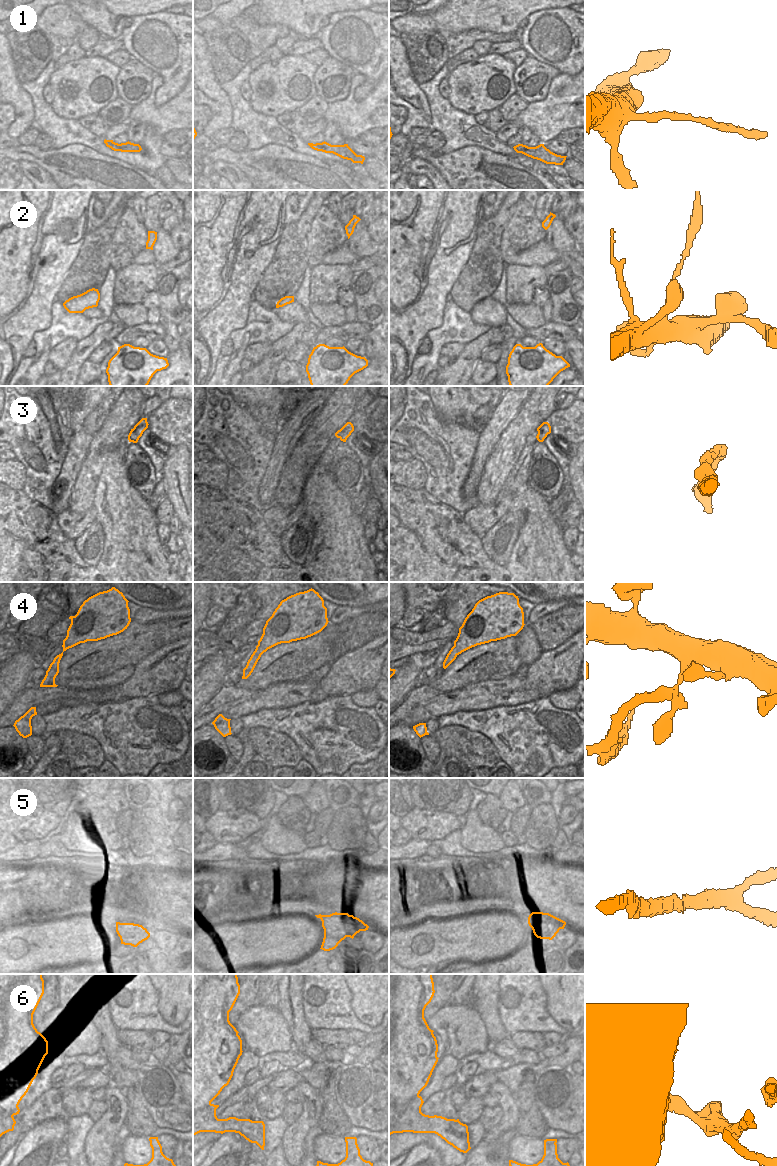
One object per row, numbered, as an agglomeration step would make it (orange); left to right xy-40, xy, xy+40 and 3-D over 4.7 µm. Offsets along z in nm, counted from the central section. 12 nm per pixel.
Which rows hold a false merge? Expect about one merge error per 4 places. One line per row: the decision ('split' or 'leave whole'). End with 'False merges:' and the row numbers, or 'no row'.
1: split
2: leave whole
3: leave whole
4: split
5: leave whole
6: split
False merges: 1, 4, 6

